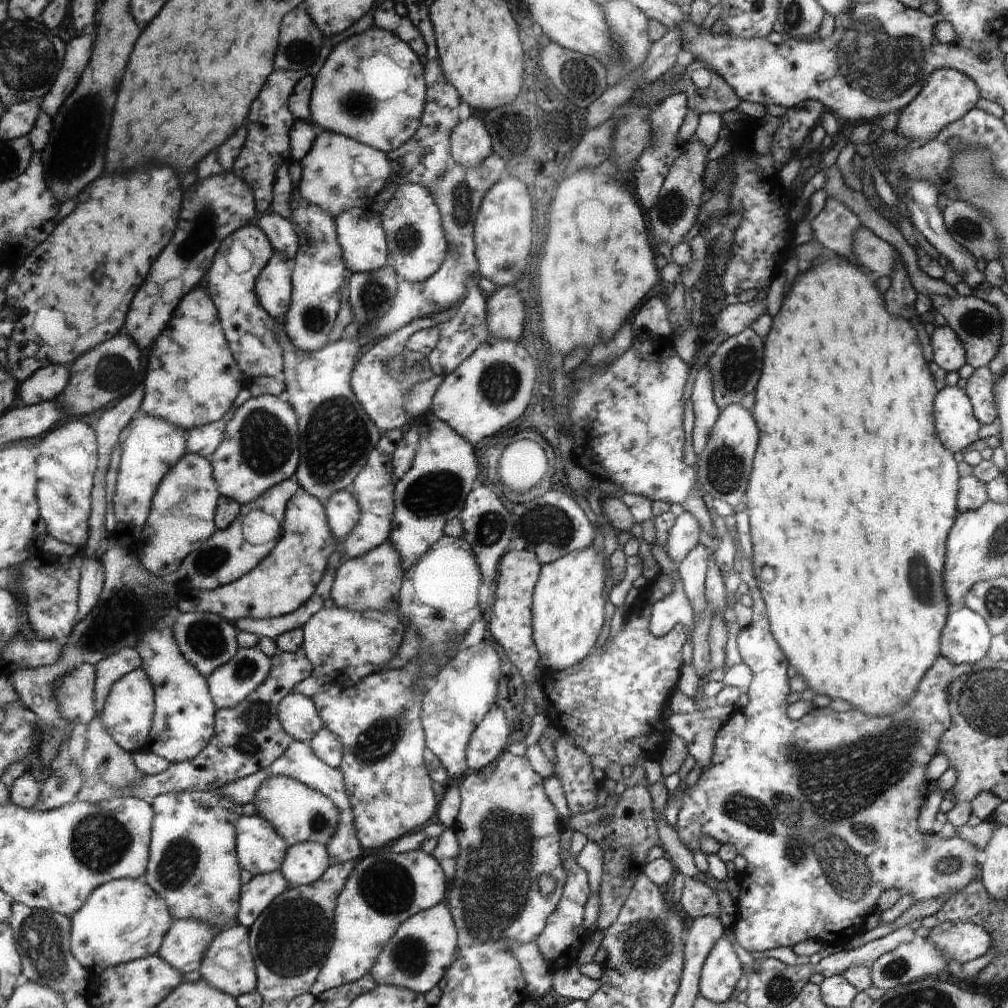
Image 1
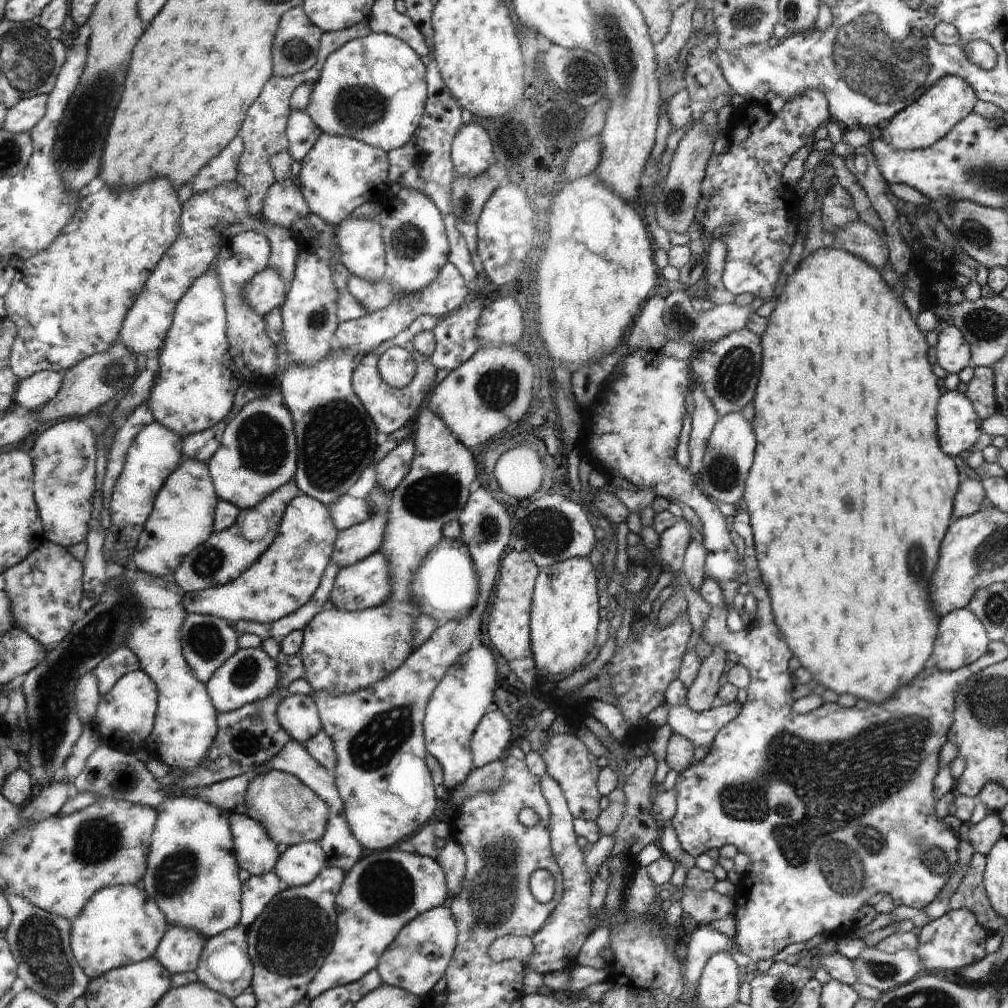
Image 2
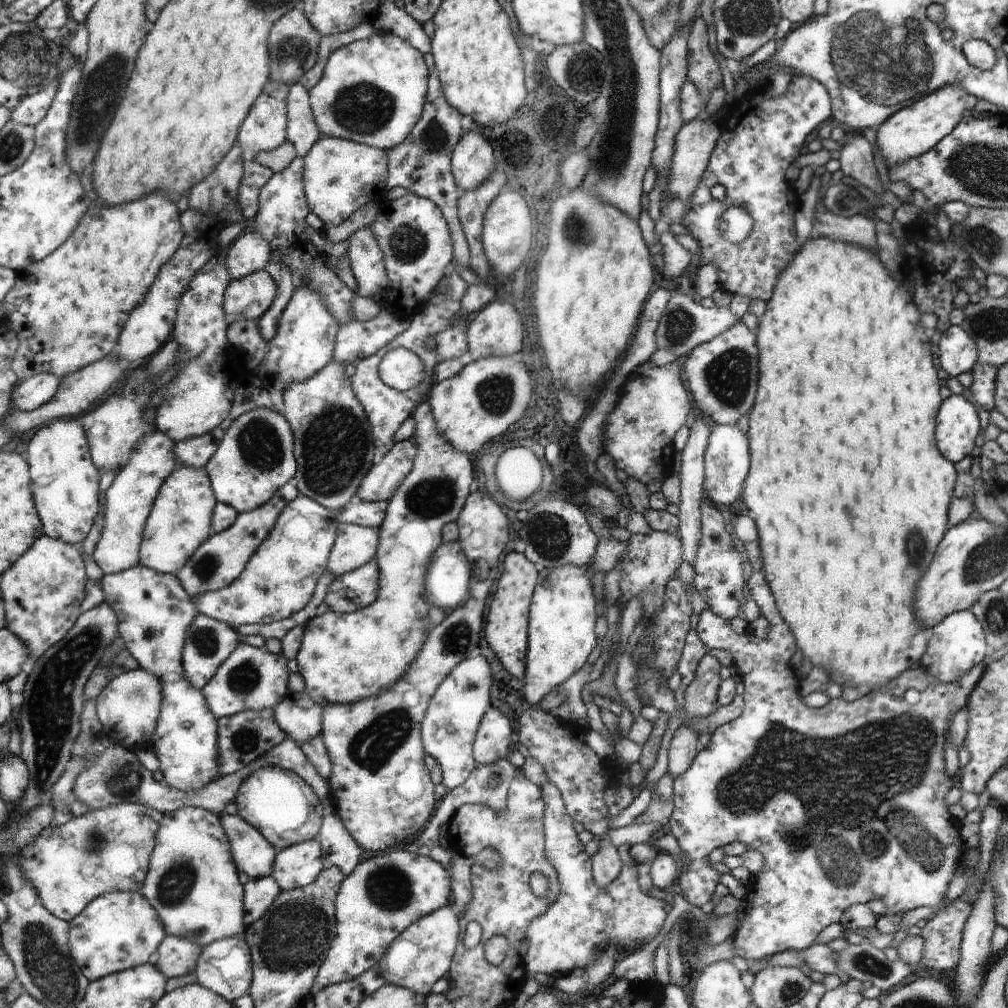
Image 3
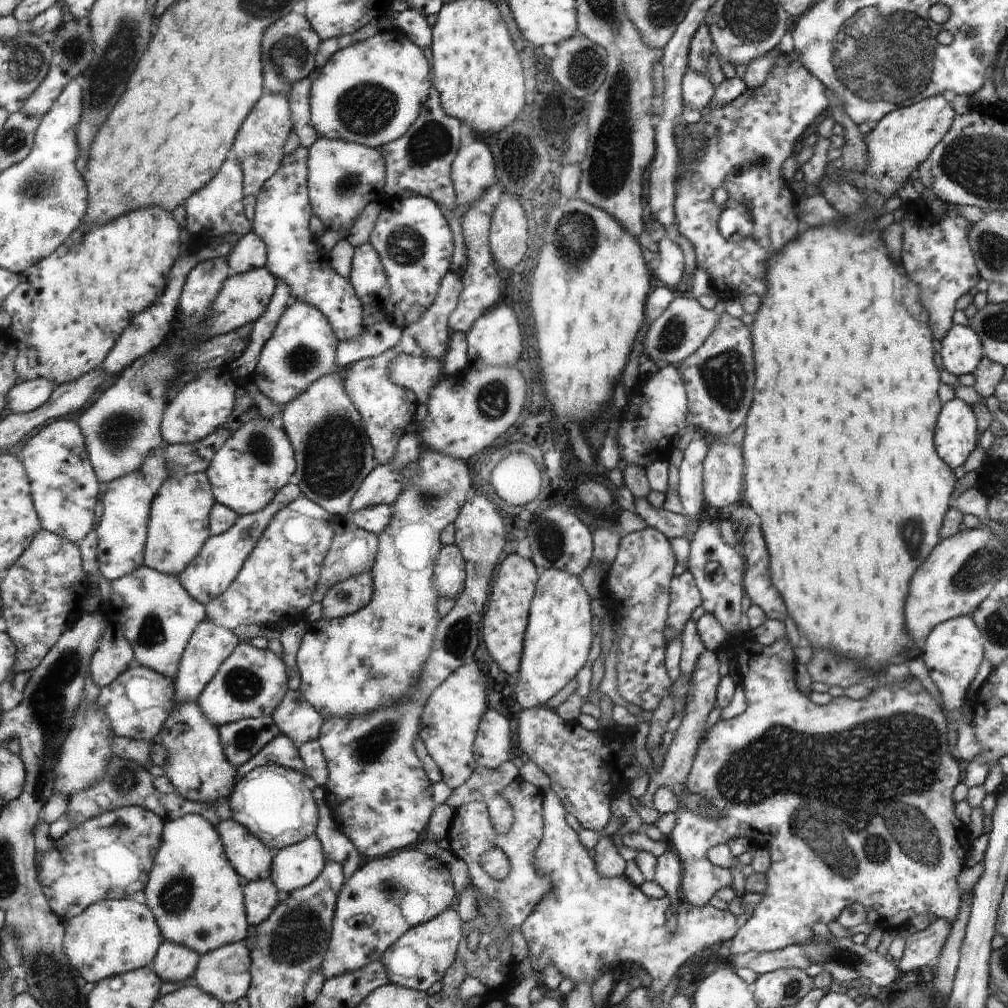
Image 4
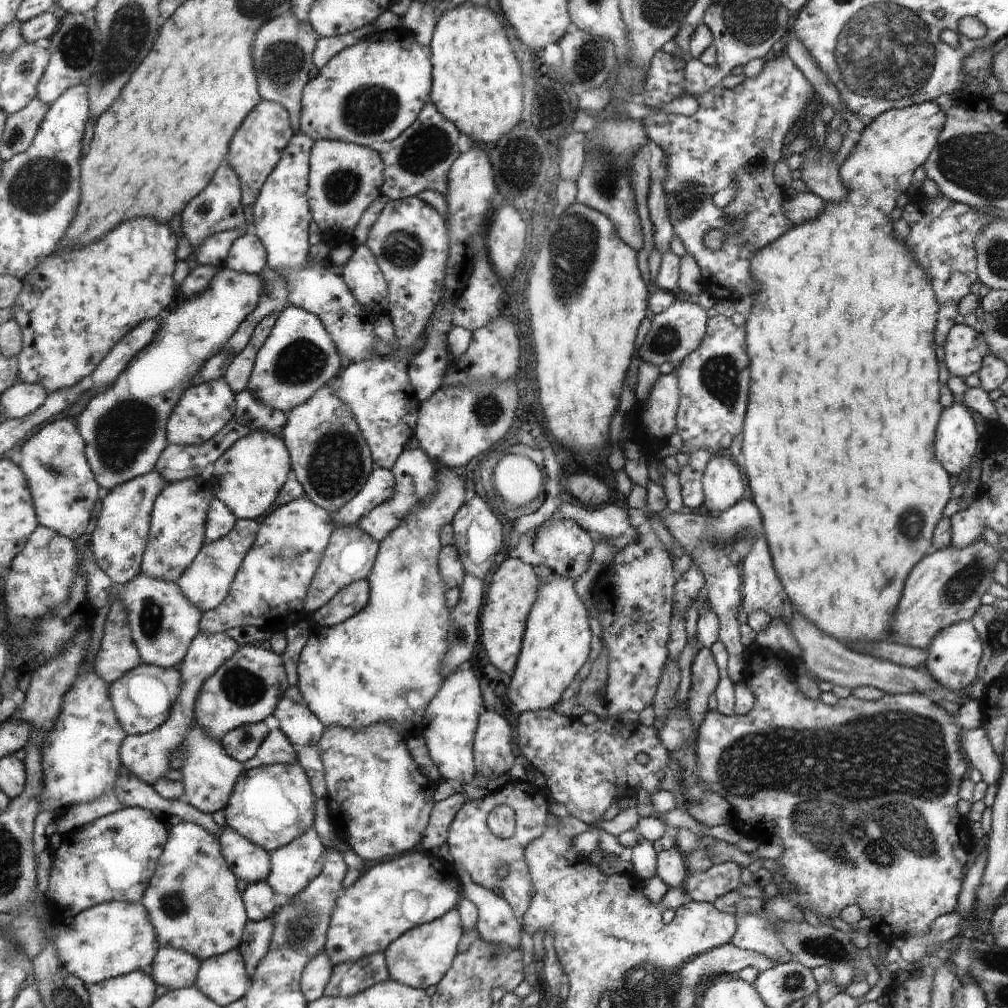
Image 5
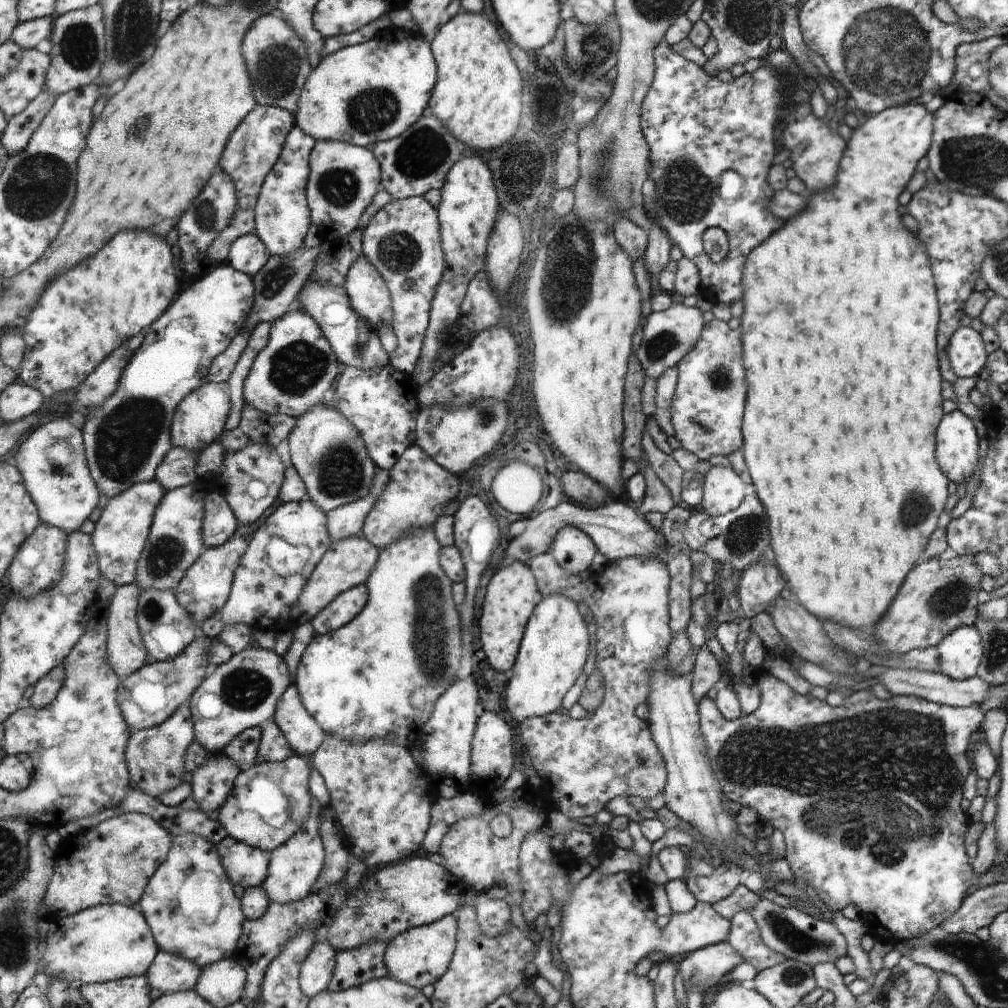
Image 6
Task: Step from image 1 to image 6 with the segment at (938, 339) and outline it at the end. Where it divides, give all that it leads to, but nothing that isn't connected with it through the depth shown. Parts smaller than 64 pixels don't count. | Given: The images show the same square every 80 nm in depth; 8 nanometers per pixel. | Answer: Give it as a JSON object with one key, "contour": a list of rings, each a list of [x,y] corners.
{"contour":[[[972,327],[958,328],[946,350],[950,366],[958,377],[976,376],[986,364],[986,348],[980,334]]]}

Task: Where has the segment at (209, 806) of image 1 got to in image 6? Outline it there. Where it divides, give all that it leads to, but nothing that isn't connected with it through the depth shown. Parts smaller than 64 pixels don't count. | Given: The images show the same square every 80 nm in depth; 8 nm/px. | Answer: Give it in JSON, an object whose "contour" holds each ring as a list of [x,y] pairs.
{"contour":[[[188,833],[175,838],[169,856],[139,905],[161,950],[186,957],[202,968],[232,959],[245,935],[247,918],[217,845],[205,836]]]}

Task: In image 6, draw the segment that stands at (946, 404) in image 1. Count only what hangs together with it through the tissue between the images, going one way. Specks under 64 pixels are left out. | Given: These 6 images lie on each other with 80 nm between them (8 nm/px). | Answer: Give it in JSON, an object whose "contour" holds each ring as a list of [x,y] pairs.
{"contour":[[[962,411],[946,414],[938,425],[938,464],[946,468],[952,484],[972,478],[978,468],[978,436]]]}

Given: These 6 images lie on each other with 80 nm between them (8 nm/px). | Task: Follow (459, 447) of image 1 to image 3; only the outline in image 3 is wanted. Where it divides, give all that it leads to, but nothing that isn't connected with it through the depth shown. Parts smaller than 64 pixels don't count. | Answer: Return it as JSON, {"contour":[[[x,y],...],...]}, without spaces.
{"contour":[[[425,399],[422,400],[420,406],[413,412],[415,420],[415,434],[413,440],[417,445],[417,456],[414,461],[412,470],[409,475],[400,484],[398,490],[394,493],[394,496],[386,502],[388,504],[388,511],[385,516],[384,522],[381,524],[378,531],[380,532],[380,546],[377,547],[378,566],[380,568],[380,594],[377,596],[376,602],[370,604],[369,607],[363,608],[361,611],[353,613],[335,613],[327,611],[325,614],[314,616],[308,622],[303,632],[301,640],[301,647],[295,656],[298,663],[298,674],[302,676],[305,682],[304,692],[318,704],[324,705],[344,705],[350,707],[353,704],[363,701],[364,699],[374,699],[378,695],[382,695],[385,691],[388,691],[391,687],[394,687],[403,677],[407,674],[410,666],[414,664],[414,660],[422,651],[423,645],[426,643],[429,636],[429,620],[428,613],[431,607],[429,603],[429,596],[427,595],[427,573],[431,566],[431,562],[434,559],[434,554],[437,552],[437,548],[444,542],[444,528],[450,523],[457,522],[460,518],[461,511],[464,510],[464,502],[468,502],[466,498],[469,498],[470,484],[474,482],[474,476],[472,476],[472,464],[470,464],[470,456],[468,453],[461,453],[458,449],[455,449],[453,445],[448,444],[443,438],[441,433],[437,431],[437,424],[433,417],[433,407]]]}

